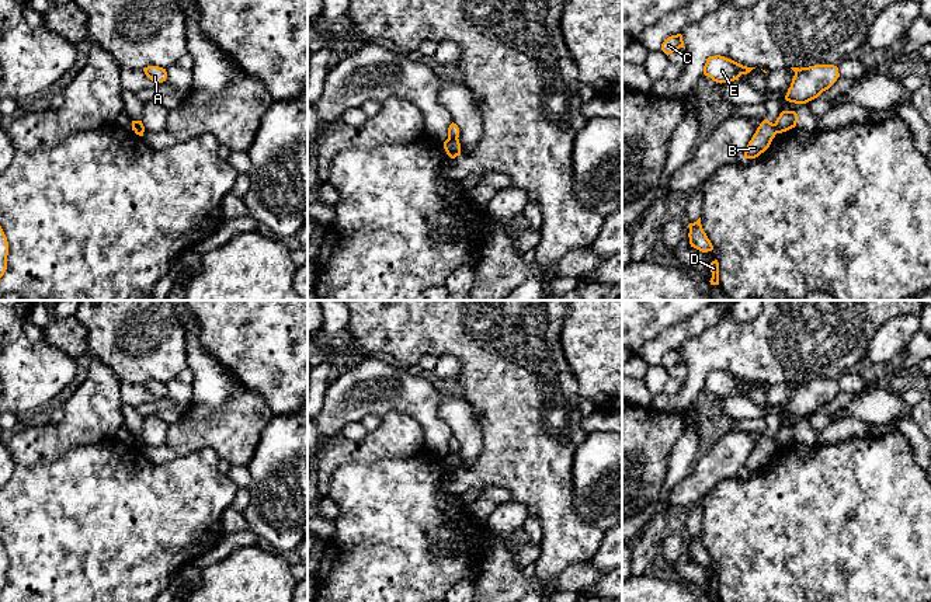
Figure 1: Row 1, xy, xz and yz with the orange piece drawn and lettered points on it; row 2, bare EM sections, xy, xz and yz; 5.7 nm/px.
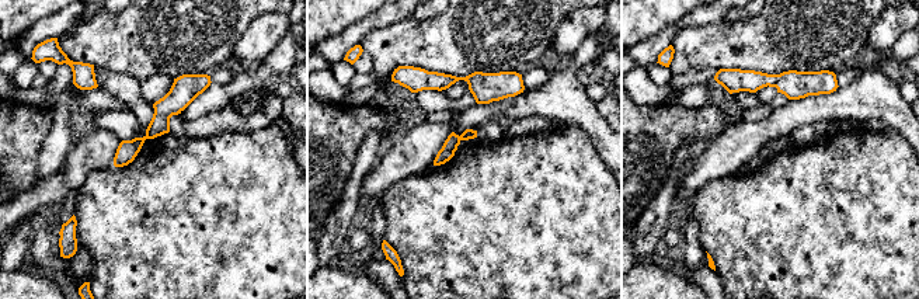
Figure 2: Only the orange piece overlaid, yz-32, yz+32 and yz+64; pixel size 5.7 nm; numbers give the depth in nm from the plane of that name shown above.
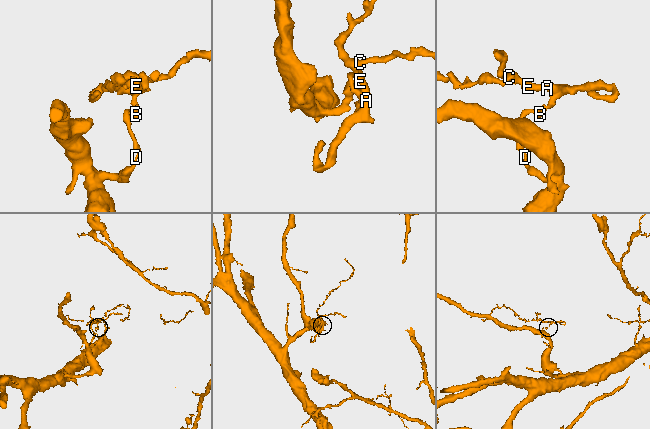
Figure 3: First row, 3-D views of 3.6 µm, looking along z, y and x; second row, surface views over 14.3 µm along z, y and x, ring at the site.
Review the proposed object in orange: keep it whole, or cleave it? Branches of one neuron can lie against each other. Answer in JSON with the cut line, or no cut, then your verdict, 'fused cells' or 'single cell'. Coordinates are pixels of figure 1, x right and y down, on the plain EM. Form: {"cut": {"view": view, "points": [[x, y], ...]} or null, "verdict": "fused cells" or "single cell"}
{"cut": {"view": "xz", "points": [[448, 451], [457, 453]]}, "verdict": "fused cells"}

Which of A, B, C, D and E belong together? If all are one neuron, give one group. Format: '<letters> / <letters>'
A C E / B D

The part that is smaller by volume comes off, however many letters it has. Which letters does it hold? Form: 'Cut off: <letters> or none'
Cut off: A, C, E

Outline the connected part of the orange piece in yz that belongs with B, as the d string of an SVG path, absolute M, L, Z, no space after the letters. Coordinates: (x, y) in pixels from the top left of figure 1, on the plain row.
M764 434L757 442L751 455L748 456L747 463L744 466L744 473L755 473L761 467L764 467L770 462L775 449L775 439L768 434Z

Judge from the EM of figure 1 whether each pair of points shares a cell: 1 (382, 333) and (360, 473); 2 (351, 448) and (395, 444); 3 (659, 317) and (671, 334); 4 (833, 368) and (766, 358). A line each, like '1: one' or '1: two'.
1: two
2: one
3: two
4: one

